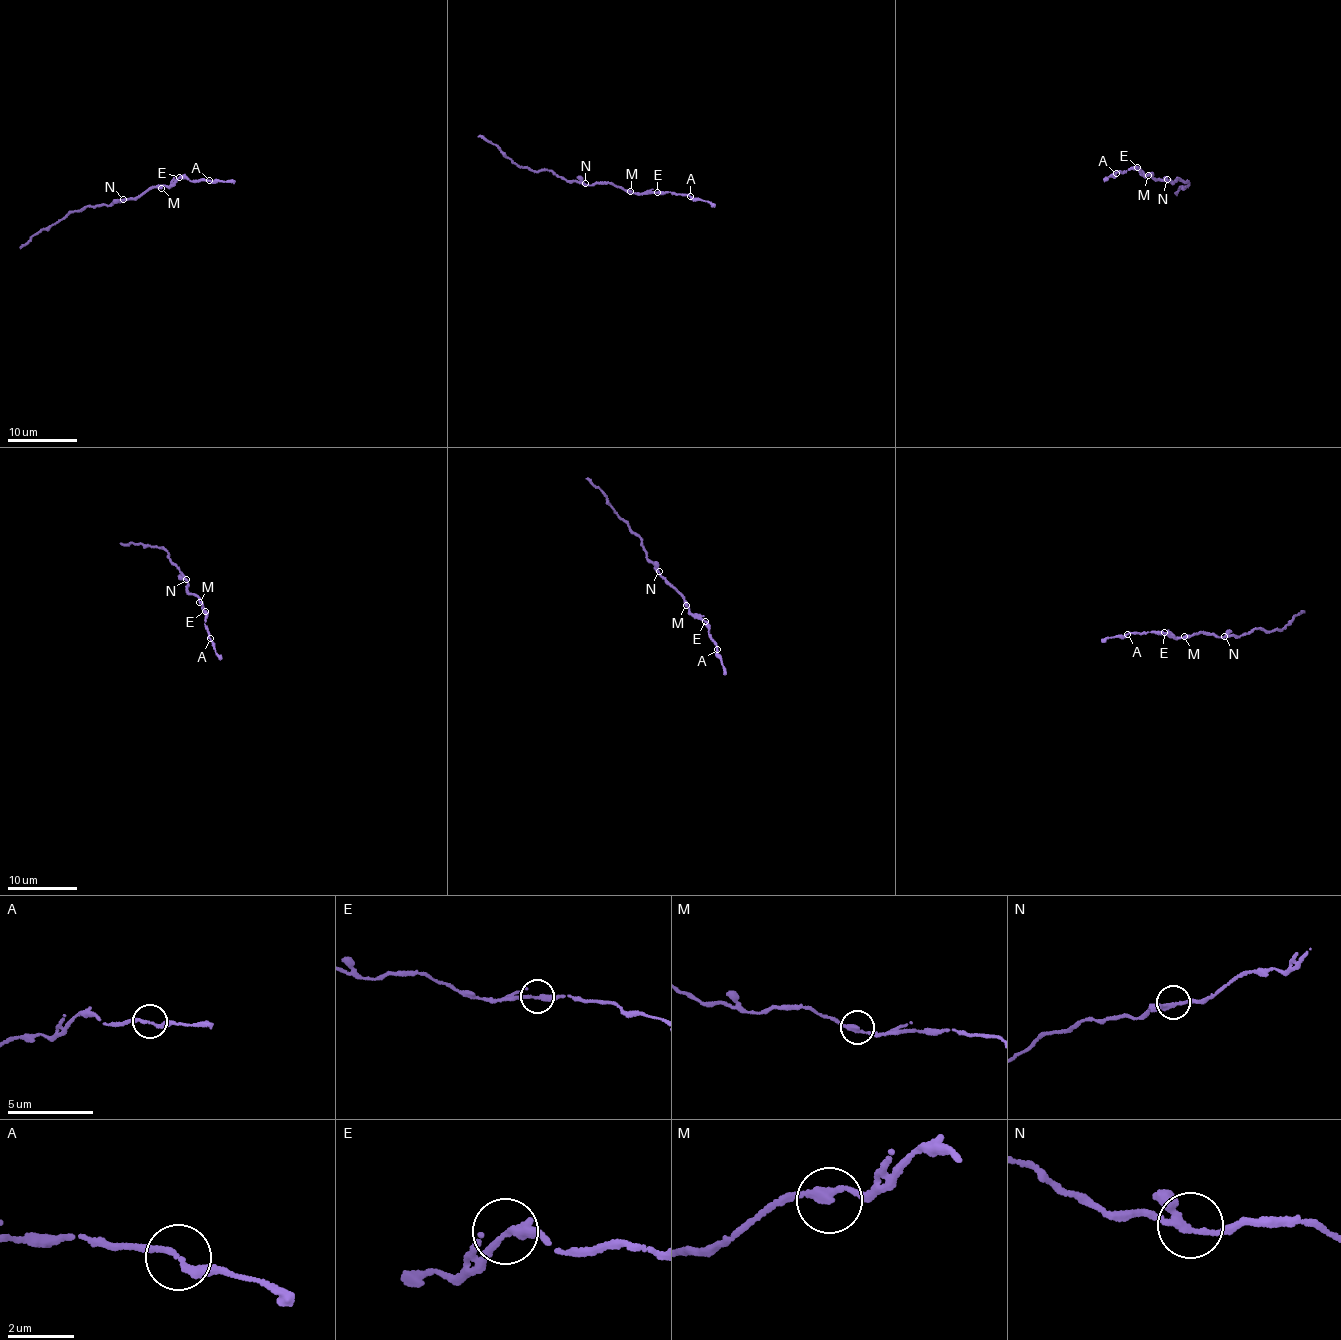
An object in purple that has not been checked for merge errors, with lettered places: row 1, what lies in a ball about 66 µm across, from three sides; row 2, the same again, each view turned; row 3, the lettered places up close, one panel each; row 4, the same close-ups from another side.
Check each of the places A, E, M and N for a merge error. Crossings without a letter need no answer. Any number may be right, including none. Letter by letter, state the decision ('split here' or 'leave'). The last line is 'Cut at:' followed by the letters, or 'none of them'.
A: leave
E: leave
M: leave
N: leave
Cut at: none of them

